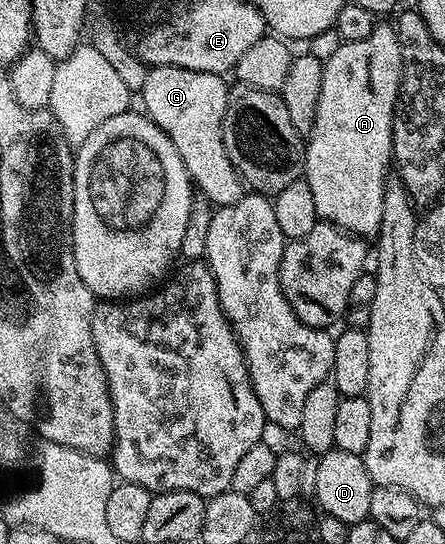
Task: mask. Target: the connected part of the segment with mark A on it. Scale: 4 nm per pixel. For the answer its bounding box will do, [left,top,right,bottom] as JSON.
[304,25,403,240]

